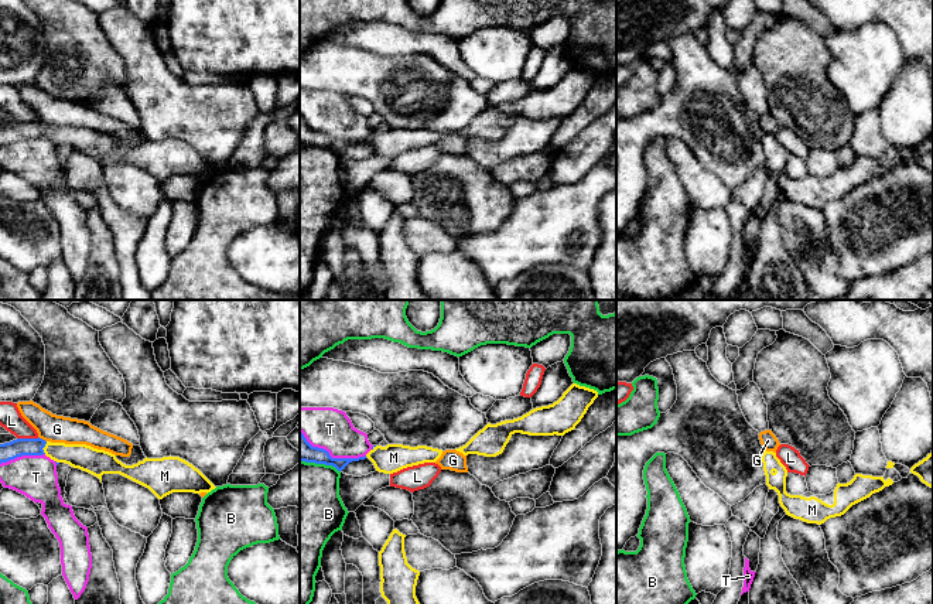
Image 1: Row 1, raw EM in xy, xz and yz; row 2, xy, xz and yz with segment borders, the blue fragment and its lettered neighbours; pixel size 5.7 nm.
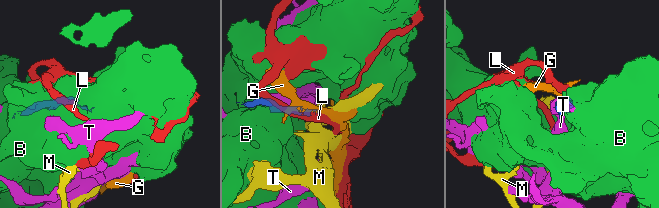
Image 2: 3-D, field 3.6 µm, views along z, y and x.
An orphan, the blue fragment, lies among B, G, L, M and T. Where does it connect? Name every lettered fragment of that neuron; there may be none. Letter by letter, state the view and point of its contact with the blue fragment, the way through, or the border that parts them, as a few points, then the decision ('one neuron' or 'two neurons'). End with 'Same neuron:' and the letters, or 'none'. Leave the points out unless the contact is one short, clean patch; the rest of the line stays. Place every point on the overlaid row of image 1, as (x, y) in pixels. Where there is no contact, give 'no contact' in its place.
B: meets blue in xz at (320, 463); border along xz (300, 460), (331, 464), (339, 471); two neurons
G: meets blue in xy at (41, 439); border along xy (38, 436), (45, 442); two neurons
L: meets blue in xy at (27, 439); border along xy (38, 437), (17, 439); two neurons
M: meets blue in xy at (44, 446); runs through xy (19, 447), (44, 446), (55, 451), (79, 456); one neuron
T: meets blue in xz at (330, 456); border along xz (300, 430), (313, 446), (323, 447), (332, 457), (365, 456); two neurons
Same neuron: M

